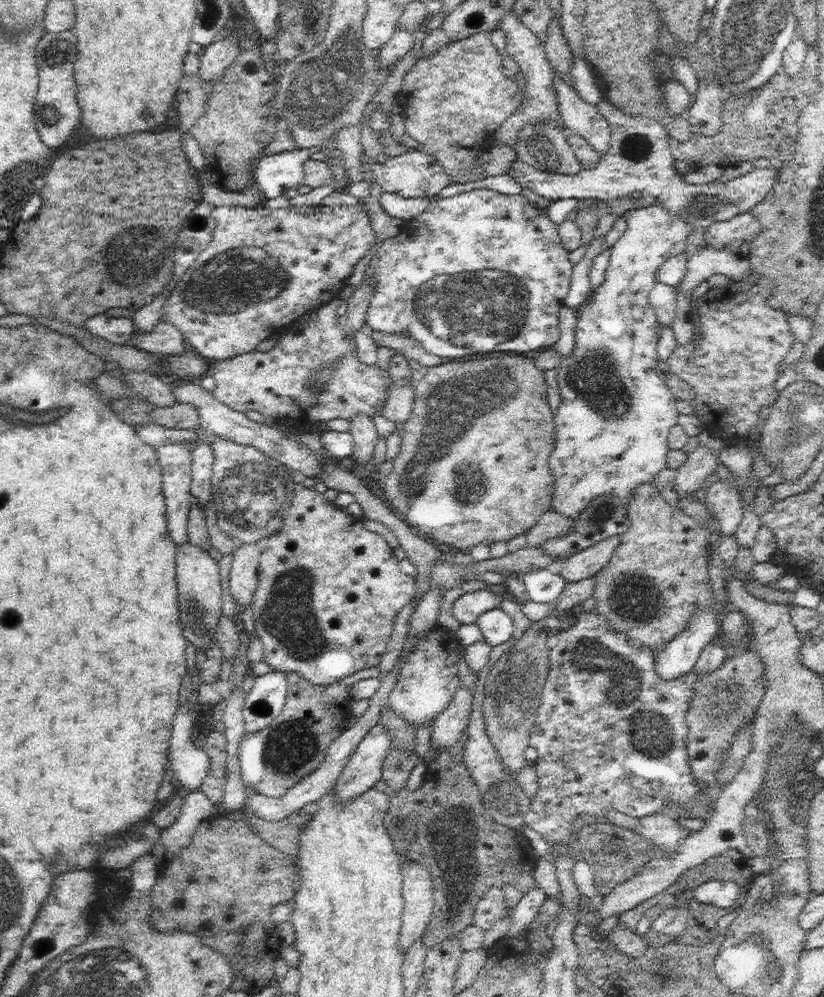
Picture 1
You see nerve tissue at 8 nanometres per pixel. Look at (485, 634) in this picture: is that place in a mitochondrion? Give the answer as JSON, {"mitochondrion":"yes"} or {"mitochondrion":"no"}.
{"mitochondrion":"no"}

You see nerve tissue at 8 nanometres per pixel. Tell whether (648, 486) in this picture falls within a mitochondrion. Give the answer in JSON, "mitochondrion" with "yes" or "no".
{"mitochondrion":"no"}

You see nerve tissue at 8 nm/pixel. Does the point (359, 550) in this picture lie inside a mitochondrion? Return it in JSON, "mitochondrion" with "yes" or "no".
{"mitochondrion":"no"}

